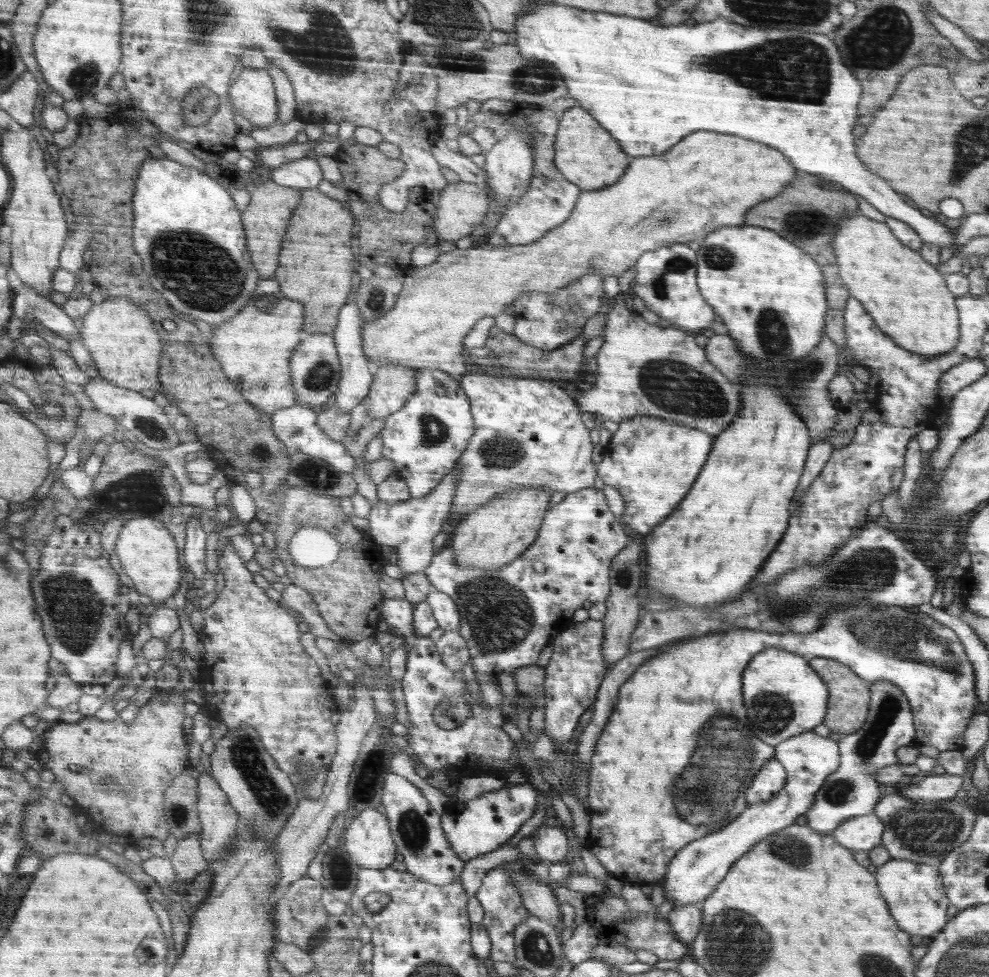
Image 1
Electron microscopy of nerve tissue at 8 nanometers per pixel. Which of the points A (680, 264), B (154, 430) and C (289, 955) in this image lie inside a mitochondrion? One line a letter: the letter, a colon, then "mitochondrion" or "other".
A: mitochondrion
B: mitochondrion
C: other

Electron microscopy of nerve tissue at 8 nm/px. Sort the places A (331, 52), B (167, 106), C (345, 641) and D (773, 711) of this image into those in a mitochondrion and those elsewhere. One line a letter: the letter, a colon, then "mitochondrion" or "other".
A: mitochondrion
B: other
C: other
D: mitochondrion

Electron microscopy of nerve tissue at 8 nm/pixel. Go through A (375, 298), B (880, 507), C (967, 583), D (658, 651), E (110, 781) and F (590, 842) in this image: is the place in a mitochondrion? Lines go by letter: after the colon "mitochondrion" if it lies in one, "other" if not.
A: mitochondrion
B: other
C: other
D: other
E: mitochondrion
F: other

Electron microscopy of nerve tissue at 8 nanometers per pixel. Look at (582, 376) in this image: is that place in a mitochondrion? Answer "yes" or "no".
no

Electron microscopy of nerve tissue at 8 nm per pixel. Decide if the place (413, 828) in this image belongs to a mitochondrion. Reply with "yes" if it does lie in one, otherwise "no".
yes

